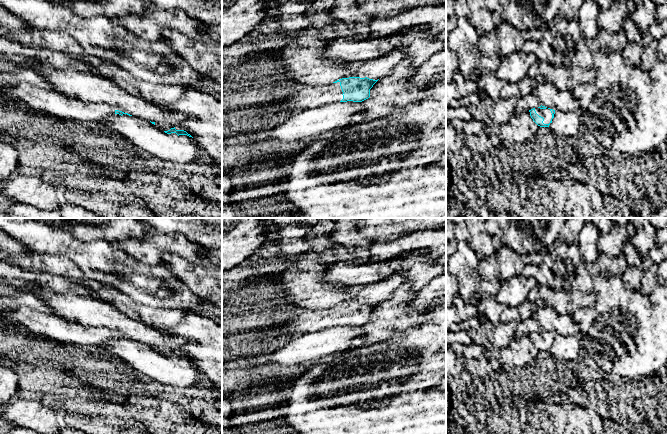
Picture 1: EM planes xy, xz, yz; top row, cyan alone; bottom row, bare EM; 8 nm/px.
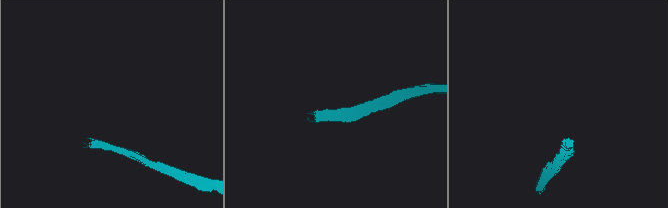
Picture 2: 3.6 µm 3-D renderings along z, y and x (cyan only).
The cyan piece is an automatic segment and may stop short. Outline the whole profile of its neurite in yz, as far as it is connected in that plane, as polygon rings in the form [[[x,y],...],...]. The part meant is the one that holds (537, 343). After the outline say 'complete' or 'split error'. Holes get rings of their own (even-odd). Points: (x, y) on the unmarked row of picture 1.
[[[540,330],[529,334],[530,340],[533,345],[540,351],[549,351],[554,342],[555,334]]]; split error

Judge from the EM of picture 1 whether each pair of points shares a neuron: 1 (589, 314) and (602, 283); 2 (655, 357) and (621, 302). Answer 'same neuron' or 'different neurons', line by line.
1: same neuron
2: same neuron

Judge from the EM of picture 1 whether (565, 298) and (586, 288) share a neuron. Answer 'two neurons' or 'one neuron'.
two neurons

